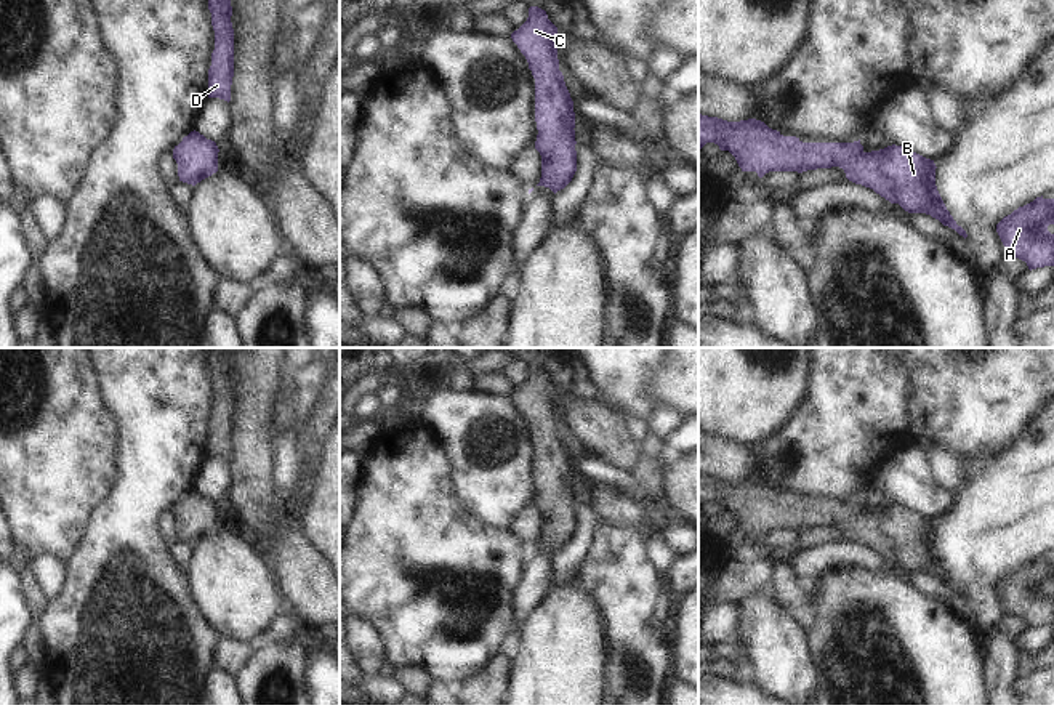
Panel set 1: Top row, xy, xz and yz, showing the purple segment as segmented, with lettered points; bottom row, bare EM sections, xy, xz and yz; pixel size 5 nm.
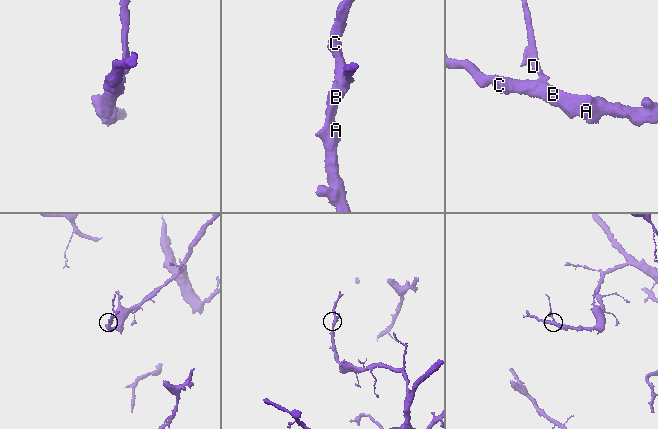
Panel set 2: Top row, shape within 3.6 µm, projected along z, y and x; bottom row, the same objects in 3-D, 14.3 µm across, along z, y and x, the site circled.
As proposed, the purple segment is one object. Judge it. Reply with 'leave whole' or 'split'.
leave whole

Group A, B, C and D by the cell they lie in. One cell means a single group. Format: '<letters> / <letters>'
A B C D

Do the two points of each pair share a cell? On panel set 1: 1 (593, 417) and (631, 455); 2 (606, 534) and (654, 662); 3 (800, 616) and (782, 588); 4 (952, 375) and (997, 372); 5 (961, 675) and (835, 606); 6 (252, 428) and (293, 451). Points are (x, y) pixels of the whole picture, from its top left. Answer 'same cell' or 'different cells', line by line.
1: same cell
2: same cell
3: same cell
4: same cell
5: same cell
6: different cells

